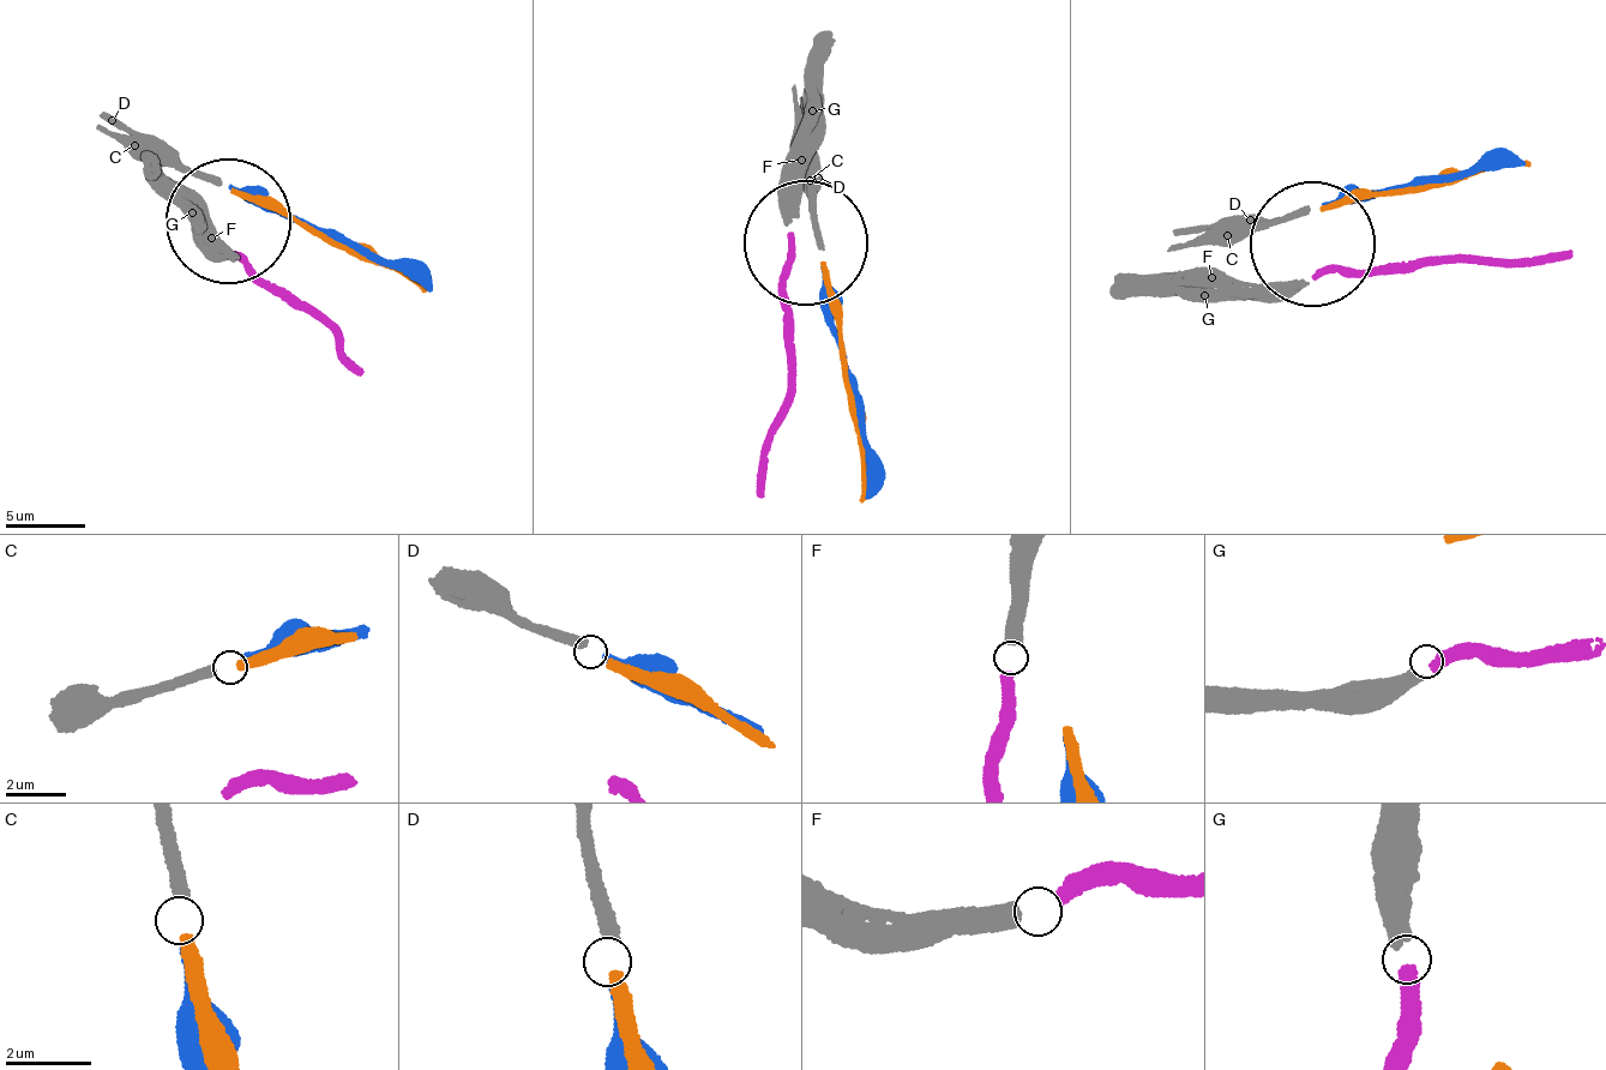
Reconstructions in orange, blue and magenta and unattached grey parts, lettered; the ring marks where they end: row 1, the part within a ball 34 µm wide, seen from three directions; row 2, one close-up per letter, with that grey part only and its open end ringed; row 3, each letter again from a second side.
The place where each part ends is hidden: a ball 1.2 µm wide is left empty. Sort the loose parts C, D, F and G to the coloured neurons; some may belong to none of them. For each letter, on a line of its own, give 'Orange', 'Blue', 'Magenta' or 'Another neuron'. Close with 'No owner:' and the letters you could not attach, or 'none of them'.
C: Orange
D: Blue
F: Another neuron
G: Magenta
No owner: F

